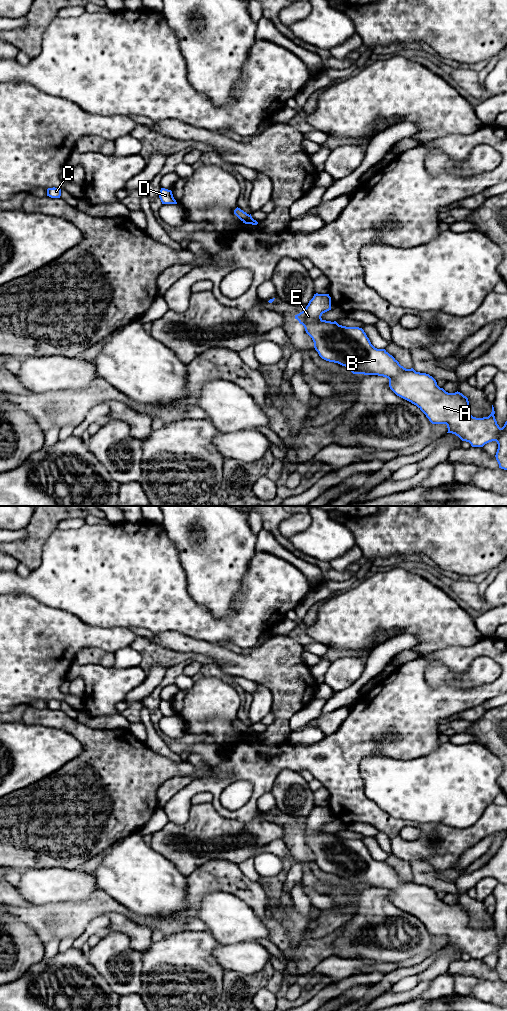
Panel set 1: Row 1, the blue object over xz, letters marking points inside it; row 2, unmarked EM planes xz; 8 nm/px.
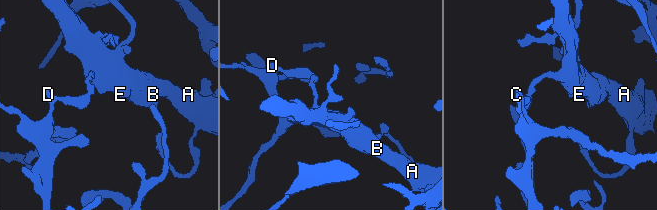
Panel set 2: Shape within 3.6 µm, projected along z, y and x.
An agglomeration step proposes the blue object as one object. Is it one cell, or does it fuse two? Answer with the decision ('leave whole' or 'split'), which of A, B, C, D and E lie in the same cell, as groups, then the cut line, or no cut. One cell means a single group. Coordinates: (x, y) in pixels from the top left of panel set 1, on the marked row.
split; A B E / C D; cut in xz along (248, 214), (243, 221)

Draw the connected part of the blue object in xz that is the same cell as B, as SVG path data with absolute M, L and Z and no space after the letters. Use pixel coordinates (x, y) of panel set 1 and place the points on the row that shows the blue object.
M316 293L309 301L306 308L299 314L295 315L295 319L297 319L299 323L304 326L306 333L312 338L314 348L322 359L348 367L353 374L378 375L388 378L389 387L397 396L416 405L426 415L432 424L446 424L448 428L447 433L455 434L462 441L469 442L472 447L483 447L489 442L496 441L498 444L498 449L495 457L499 464L499 468L507 470L507 421L502 428L499 427L494 416L495 411L493 405L492 412L488 417L473 417L470 414L468 398L462 393L458 391L455 393L448 393L443 388L440 388L437 385L436 380L429 374L416 372L413 368L404 368L385 349L375 348L362 328L346 327L339 325L336 321L331 322L323 320L321 318L322 314L329 310L331 310L331 297L329 294Z

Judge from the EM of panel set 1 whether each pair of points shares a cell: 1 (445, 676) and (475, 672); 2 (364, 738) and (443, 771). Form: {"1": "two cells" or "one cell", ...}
{"1": "one cell", "2": "two cells"}

